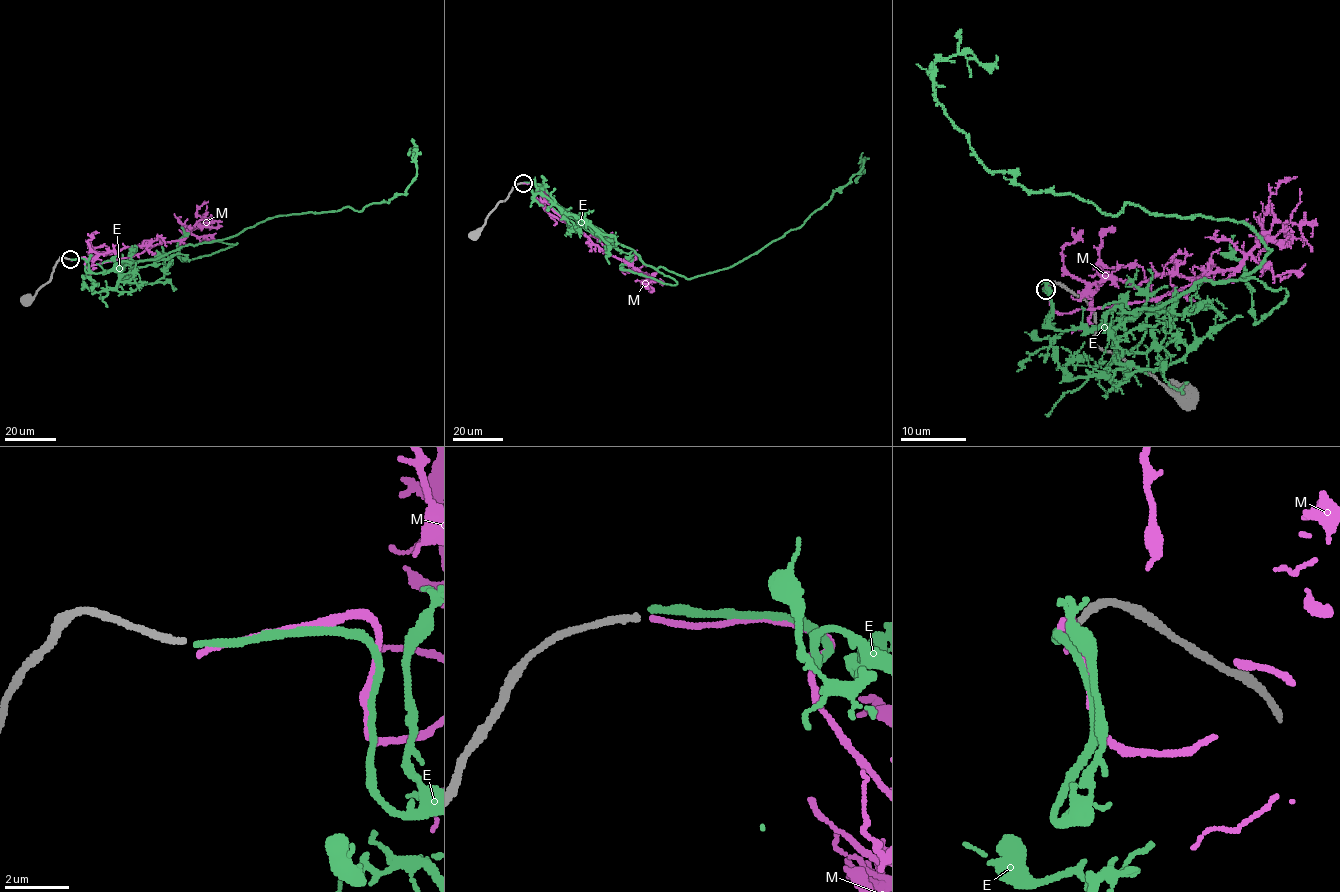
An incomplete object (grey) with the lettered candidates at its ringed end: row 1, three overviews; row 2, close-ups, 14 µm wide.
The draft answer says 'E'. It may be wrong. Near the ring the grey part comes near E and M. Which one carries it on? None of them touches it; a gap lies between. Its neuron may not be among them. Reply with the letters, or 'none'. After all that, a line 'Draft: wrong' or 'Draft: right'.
none
Draft: wrong

